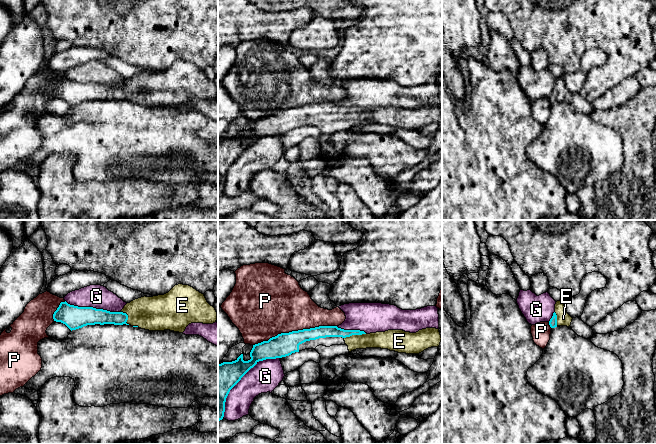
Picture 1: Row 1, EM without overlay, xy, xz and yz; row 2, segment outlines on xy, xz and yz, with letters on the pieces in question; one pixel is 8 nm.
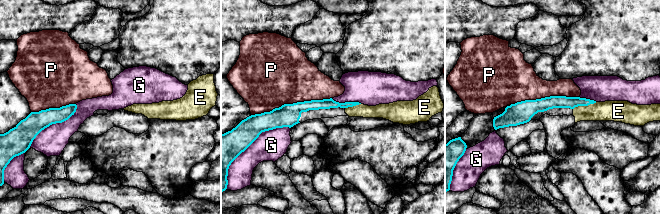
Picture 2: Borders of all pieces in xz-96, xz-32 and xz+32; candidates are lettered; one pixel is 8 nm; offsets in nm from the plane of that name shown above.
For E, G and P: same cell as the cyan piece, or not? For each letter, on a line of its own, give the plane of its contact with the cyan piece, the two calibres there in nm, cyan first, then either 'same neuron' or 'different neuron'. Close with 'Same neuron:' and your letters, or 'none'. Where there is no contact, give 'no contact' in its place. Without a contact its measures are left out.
E: contact in xz; calibres 100 and 140 nm; same neuron
G: contact in xz; calibres 260 and 240 nm; different neuron
P: contact in xz; calibres 190 and 460 nm; different neuron
Same neuron: E

